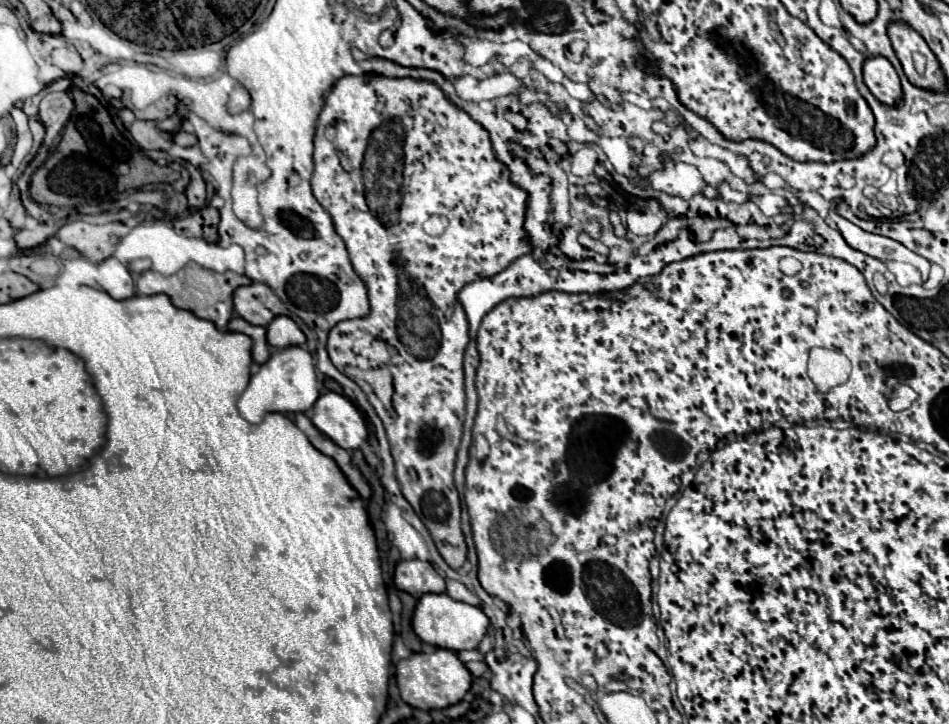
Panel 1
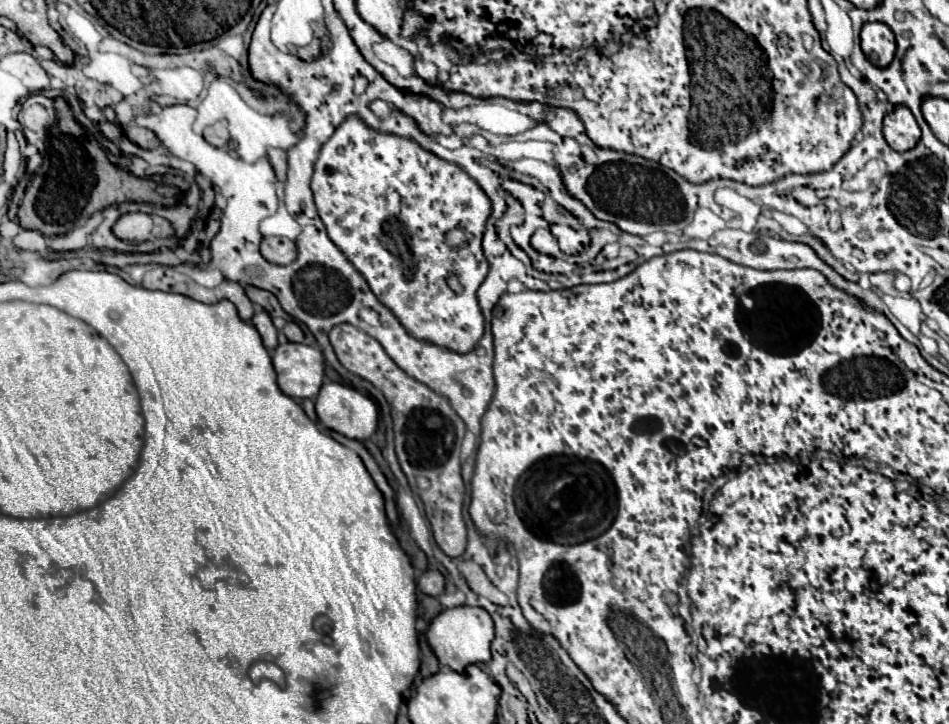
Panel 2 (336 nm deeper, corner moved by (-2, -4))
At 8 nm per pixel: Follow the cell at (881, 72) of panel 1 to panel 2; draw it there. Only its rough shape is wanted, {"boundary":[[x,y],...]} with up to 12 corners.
{"boundary":[[896,105],[884,117],[884,137],[896,151],[912,149],[920,127]]}

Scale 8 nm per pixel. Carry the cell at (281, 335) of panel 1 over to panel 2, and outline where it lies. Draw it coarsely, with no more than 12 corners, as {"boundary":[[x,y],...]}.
{"boundary":[[294,321],[286,323],[282,333],[288,341],[302,343],[304,333]]}

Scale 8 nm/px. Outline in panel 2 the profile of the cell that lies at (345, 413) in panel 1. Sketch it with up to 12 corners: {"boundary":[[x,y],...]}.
{"boundary":[[322,385],[316,415],[324,427],[370,439],[378,409],[368,395]]}

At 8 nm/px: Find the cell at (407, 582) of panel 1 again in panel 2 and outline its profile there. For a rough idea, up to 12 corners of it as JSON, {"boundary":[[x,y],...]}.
{"boundary":[[436,569],[418,577],[418,589],[438,597],[444,591],[444,577]]}

